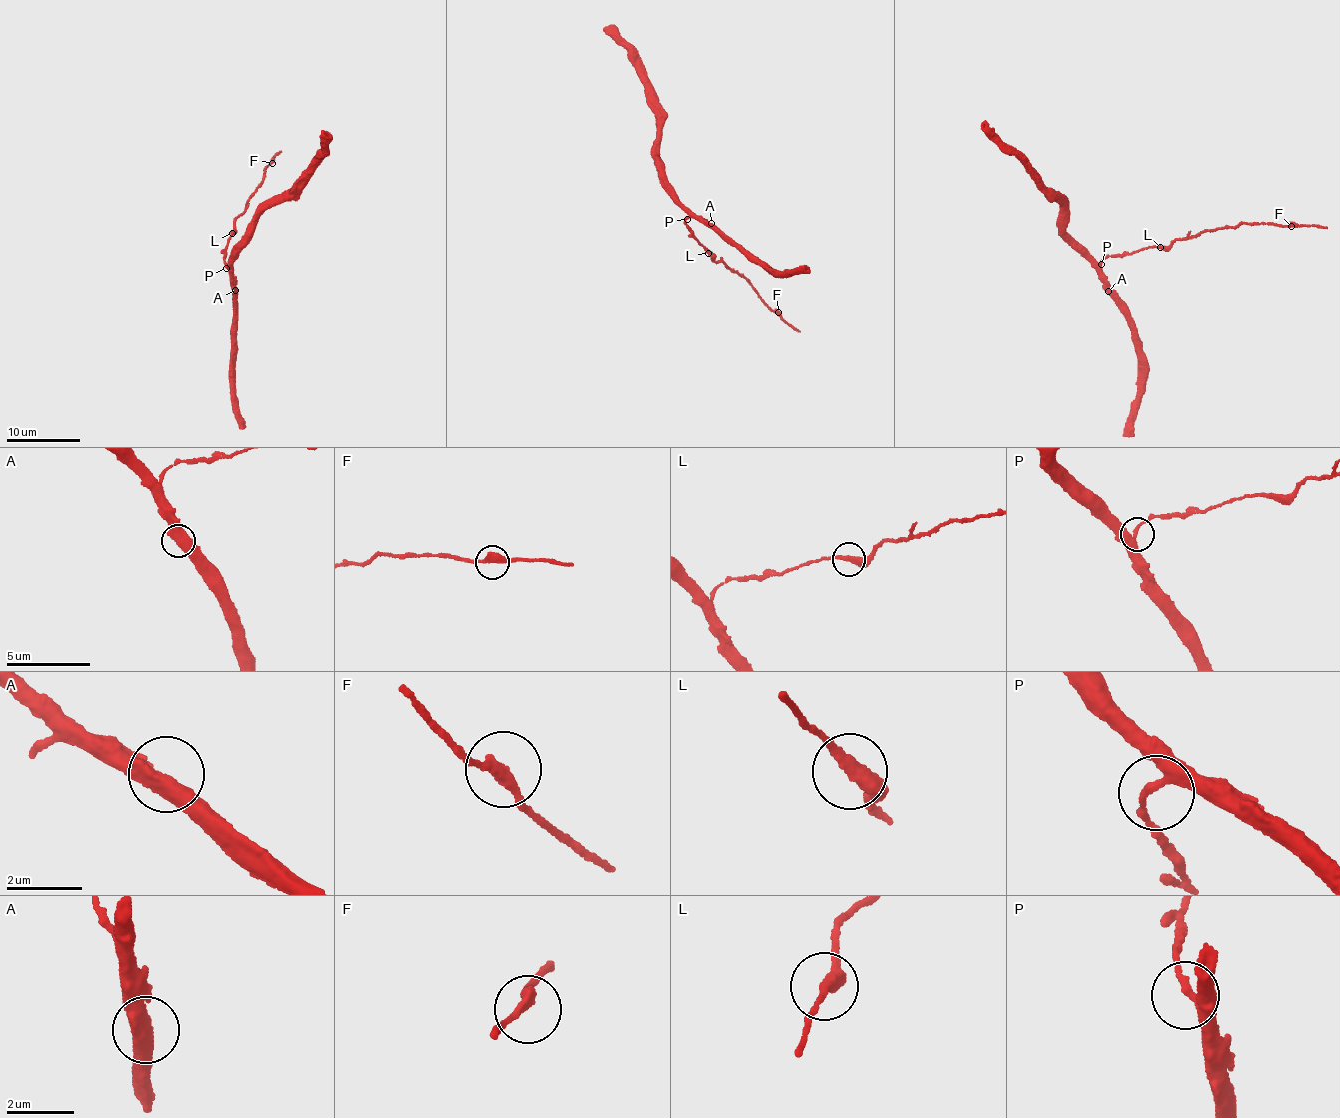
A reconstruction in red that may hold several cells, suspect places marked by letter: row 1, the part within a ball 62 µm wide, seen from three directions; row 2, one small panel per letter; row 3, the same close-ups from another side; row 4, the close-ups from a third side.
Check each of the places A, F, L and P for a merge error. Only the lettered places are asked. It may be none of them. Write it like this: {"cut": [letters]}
{"cut": []}

